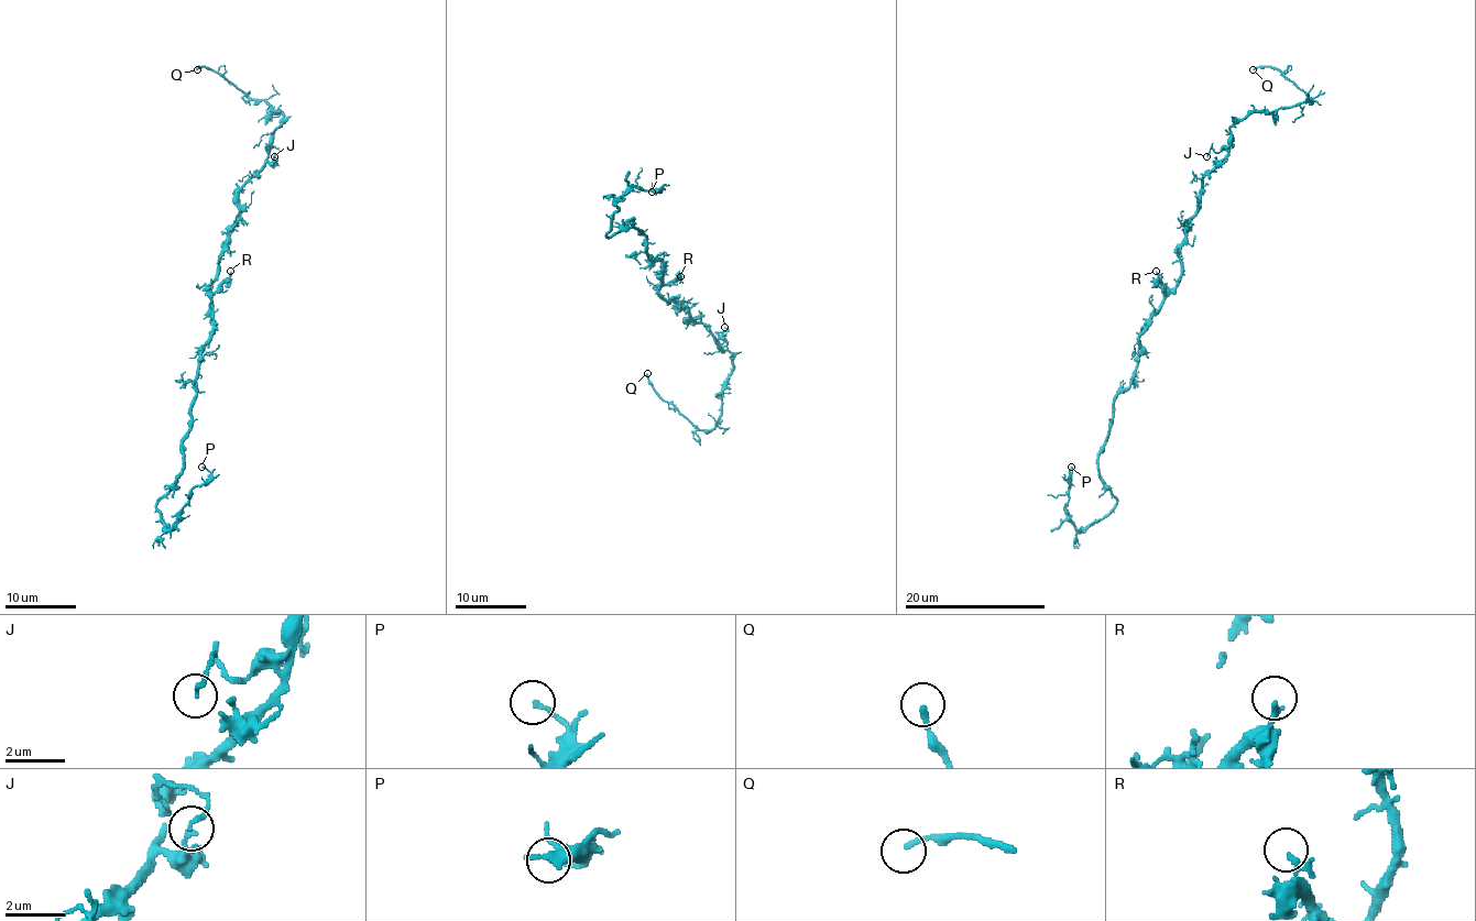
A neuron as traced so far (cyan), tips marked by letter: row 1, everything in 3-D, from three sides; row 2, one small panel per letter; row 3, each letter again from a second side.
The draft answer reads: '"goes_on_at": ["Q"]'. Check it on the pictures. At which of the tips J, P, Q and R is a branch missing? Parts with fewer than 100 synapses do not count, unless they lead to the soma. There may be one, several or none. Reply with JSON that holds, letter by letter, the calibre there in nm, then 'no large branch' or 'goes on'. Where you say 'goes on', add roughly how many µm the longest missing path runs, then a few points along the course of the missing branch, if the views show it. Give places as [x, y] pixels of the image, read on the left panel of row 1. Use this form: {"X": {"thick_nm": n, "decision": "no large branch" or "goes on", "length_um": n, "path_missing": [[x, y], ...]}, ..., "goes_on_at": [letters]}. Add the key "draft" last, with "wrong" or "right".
{"J": {"thick_nm": 120, "decision": "no large branch"}, "P": {"thick_nm": 130, "decision": "no large branch"}, "Q": {"thick_nm": 180, "decision": "goes on", "length_um": 20, "path_missing": [[197, 69], [195, 77], [248, 37]]}, "R": {"thick_nm": 170, "decision": "no large branch"}, "goes_on_at": ["Q"], "draft": "right"}

